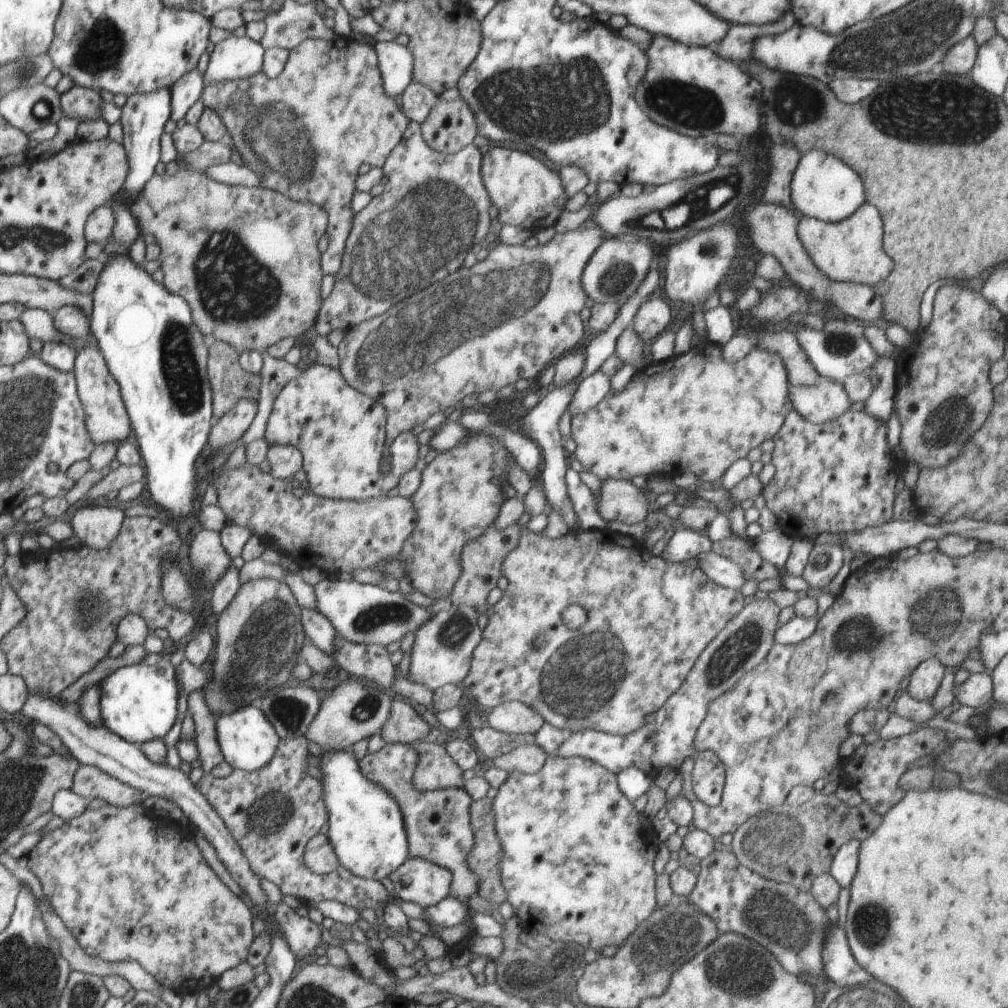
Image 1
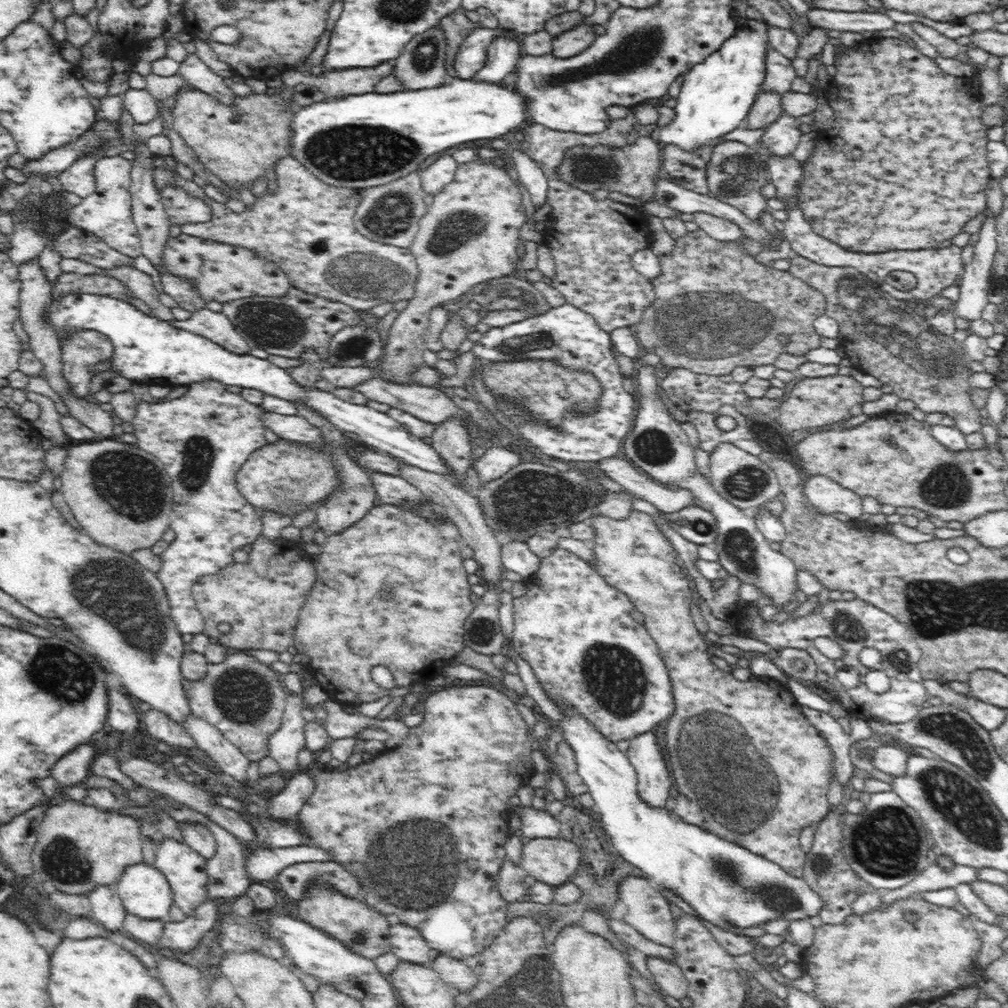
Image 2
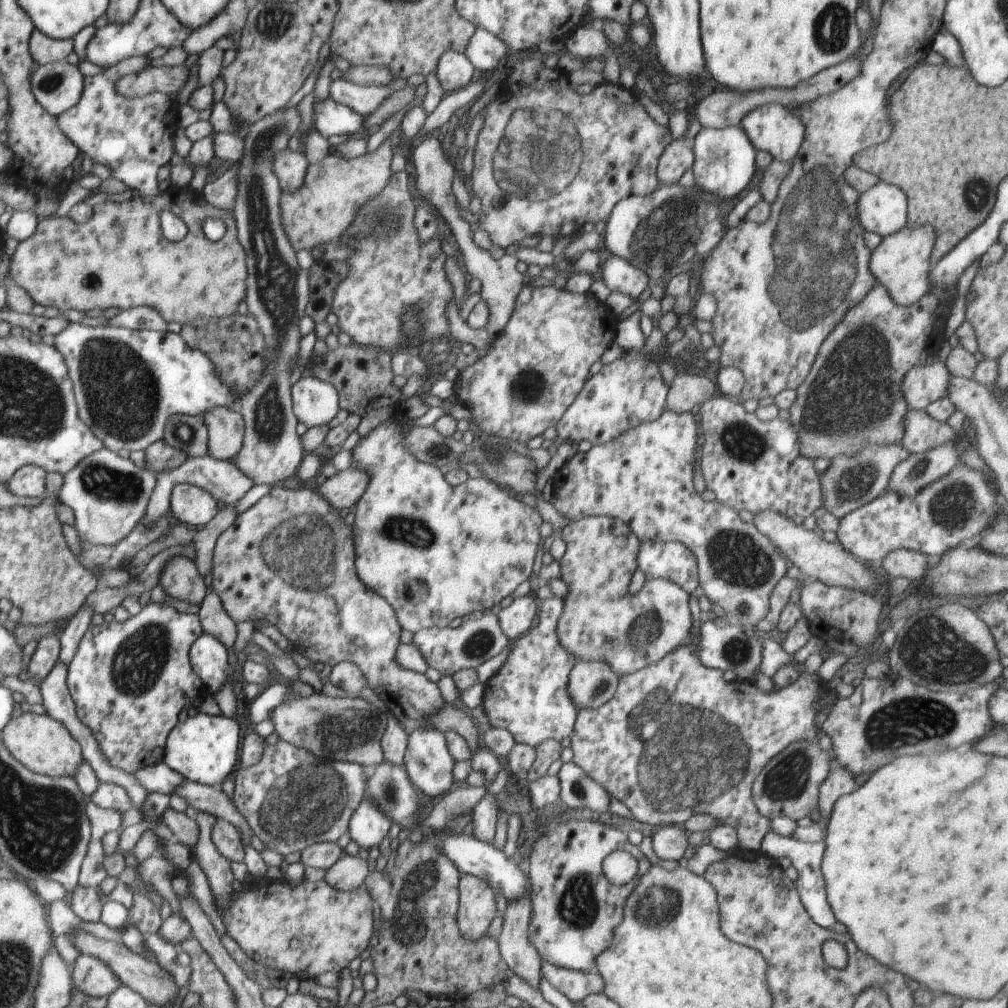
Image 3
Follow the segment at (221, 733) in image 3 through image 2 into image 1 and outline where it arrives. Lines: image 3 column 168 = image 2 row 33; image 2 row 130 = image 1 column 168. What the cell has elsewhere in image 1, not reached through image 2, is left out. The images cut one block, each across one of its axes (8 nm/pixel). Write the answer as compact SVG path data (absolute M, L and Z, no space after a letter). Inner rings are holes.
M163 657L154 666L137 663L121 667L106 677L106 680L102 680L100 690L103 691L101 705L105 728L130 743L164 741L162 734L168 732L178 712L174 666L168 658Z

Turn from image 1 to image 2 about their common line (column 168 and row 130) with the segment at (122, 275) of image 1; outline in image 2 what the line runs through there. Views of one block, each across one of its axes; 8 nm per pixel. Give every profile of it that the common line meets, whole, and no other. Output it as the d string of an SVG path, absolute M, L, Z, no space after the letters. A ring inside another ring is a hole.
M454 77L440 88L403 90L392 94L371 91L350 95L344 100L313 103L295 112L291 122L290 154L330 187L366 190L419 171L418 166L428 156L432 157L432 154L438 154L446 148L472 140L498 138L523 126L526 121L526 103L523 100L518 92L499 83Z

